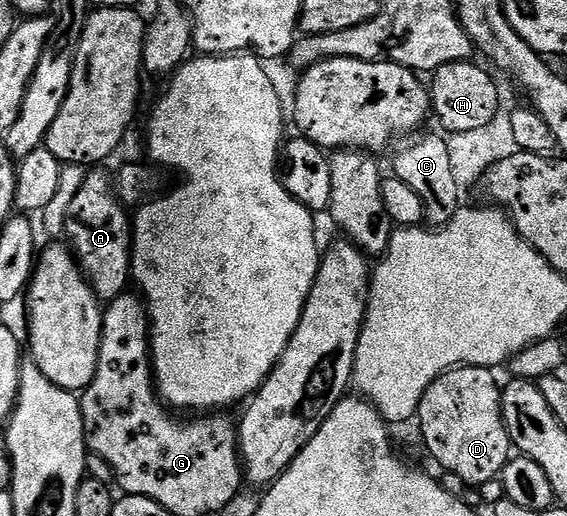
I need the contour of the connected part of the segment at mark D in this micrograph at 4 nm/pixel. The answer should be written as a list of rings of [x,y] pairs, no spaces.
[[[460,366],[438,376],[425,390],[419,403],[417,425],[423,435],[423,444],[431,451],[431,456],[447,472],[452,472],[459,480],[473,486],[483,485],[496,479],[502,473],[513,452],[511,439],[507,437],[507,427],[503,424],[503,402],[501,384],[495,381],[496,373],[489,368]]]

